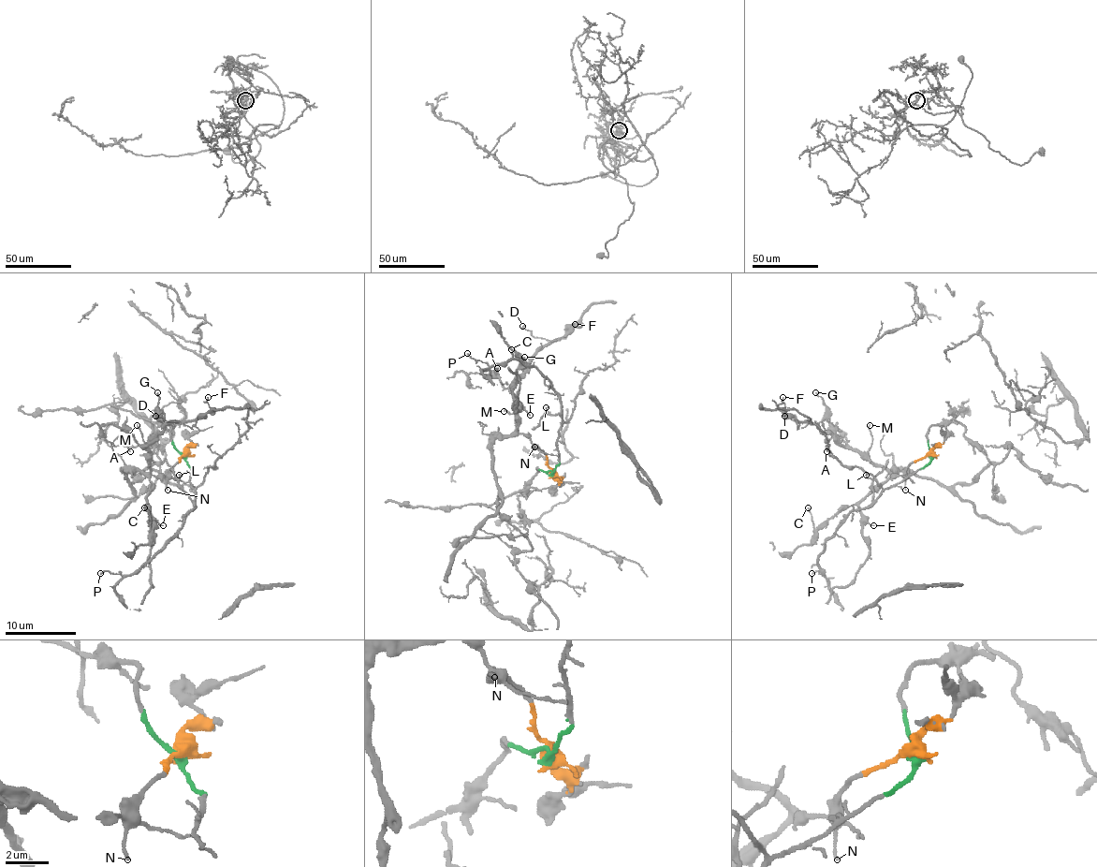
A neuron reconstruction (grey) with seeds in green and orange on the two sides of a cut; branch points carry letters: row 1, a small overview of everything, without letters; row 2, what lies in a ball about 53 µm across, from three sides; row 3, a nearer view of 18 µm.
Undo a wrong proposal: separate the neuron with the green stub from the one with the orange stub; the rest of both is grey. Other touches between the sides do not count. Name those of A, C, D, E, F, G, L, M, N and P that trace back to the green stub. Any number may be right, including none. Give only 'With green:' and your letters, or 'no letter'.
With green: L, P

